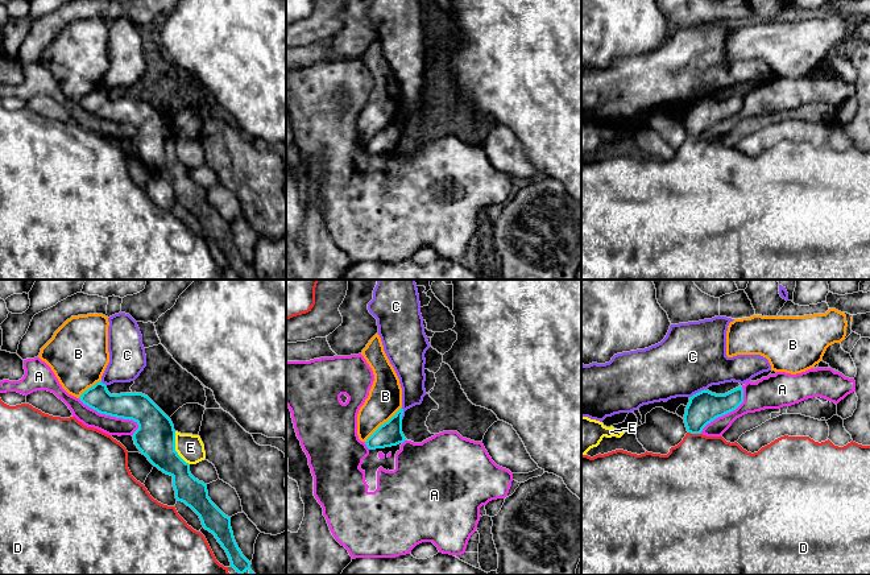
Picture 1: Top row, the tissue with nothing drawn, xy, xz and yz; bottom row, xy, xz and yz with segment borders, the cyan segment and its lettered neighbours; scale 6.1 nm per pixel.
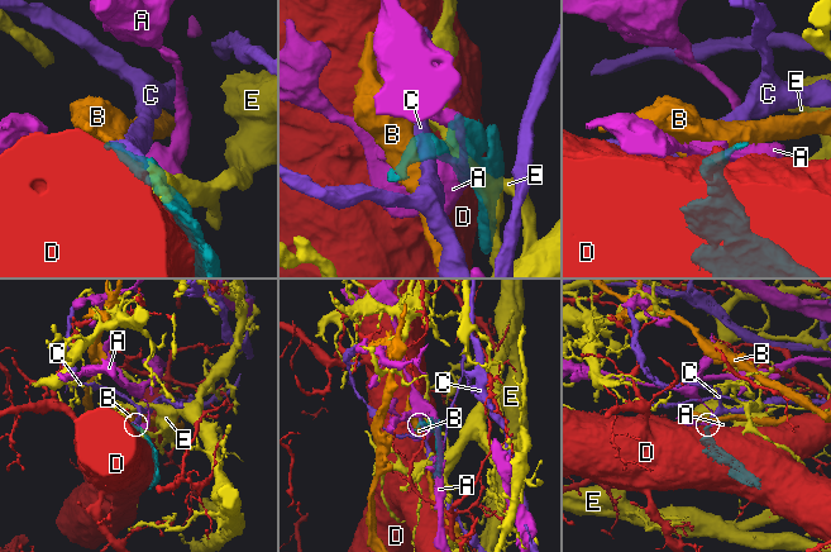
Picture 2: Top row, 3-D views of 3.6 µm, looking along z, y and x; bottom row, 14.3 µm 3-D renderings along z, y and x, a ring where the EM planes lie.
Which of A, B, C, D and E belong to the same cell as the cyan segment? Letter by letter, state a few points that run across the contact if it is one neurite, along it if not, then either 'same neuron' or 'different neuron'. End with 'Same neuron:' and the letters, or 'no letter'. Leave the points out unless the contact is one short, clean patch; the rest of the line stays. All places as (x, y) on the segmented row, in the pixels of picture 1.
A: different neuron
B: different neuron
C: line yz (703, 389), (690, 397); different neuron
D: different neuron
E: different neuron
Same neuron: no letter

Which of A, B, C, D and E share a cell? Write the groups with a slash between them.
A / B / C / D / E

